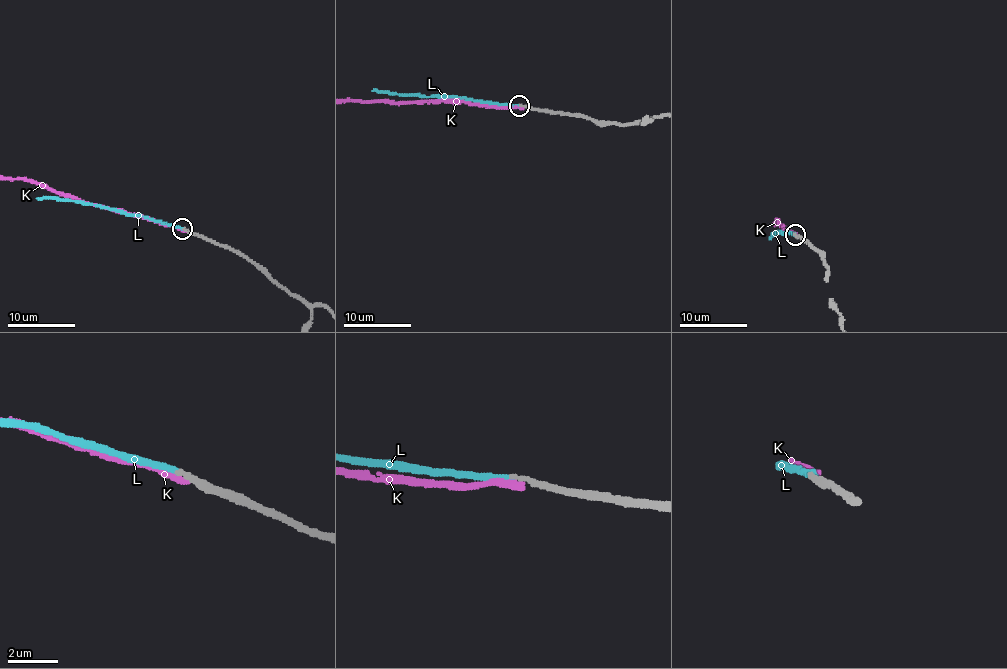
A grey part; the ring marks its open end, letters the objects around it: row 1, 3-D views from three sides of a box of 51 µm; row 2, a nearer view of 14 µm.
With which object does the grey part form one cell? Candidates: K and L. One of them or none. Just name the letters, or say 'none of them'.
L

